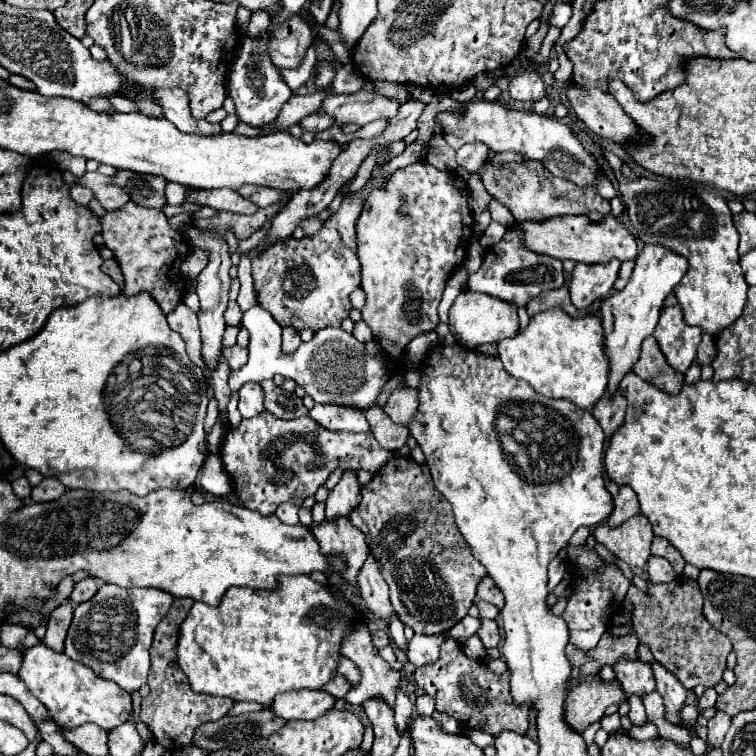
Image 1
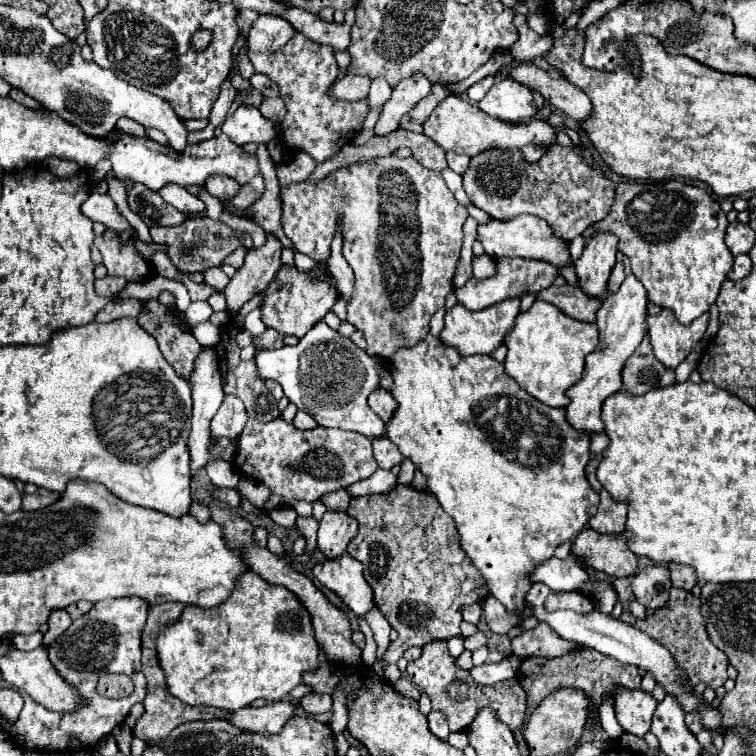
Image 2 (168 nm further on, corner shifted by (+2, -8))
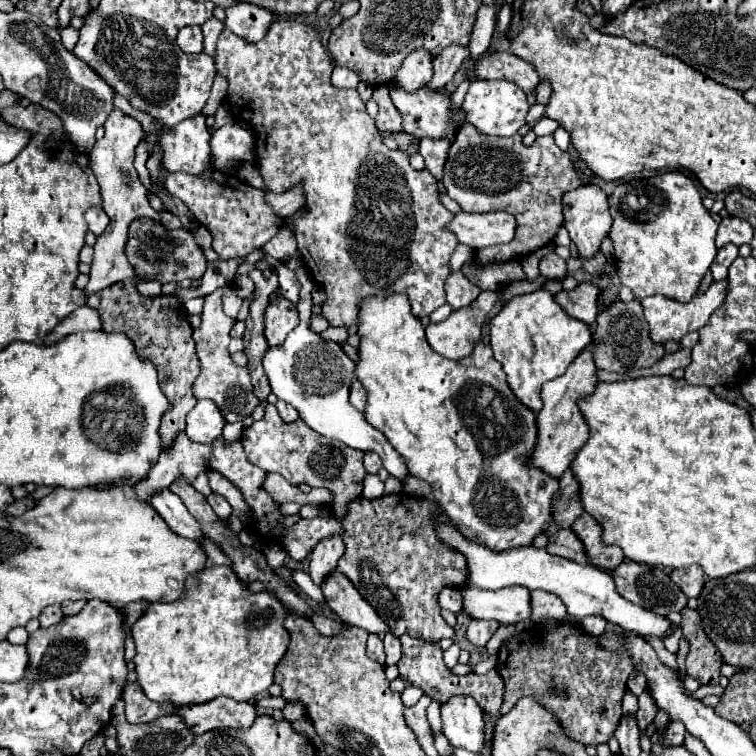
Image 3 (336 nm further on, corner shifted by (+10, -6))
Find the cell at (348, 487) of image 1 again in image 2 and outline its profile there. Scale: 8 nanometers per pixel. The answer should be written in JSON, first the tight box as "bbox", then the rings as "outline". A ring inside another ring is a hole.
{"bbox":[317,510,357,558],"outline":[[[327,510],[317,532],[317,548],[327,558],[337,558],[345,552],[351,538],[357,534],[357,520],[345,510]]]}

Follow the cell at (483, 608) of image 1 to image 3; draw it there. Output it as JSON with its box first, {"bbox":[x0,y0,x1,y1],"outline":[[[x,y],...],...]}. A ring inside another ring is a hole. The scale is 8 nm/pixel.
{"bbox":[439,588,461,614],"outline":[[[443,588],[439,594],[439,604],[447,610],[451,610],[453,614],[461,612],[461,594],[457,588]]]}

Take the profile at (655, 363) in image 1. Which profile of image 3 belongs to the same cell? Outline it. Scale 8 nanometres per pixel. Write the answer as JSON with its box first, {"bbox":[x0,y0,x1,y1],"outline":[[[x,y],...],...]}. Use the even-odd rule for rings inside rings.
{"bbox":[593,300,665,374],"outline":[[[617,300],[605,310],[599,310],[595,320],[595,330],[593,330],[593,342],[595,342],[593,346],[595,366],[619,374],[625,374],[629,368],[649,368],[665,356],[663,346],[651,342],[649,324],[645,322],[639,300],[631,300],[631,302]]]}

